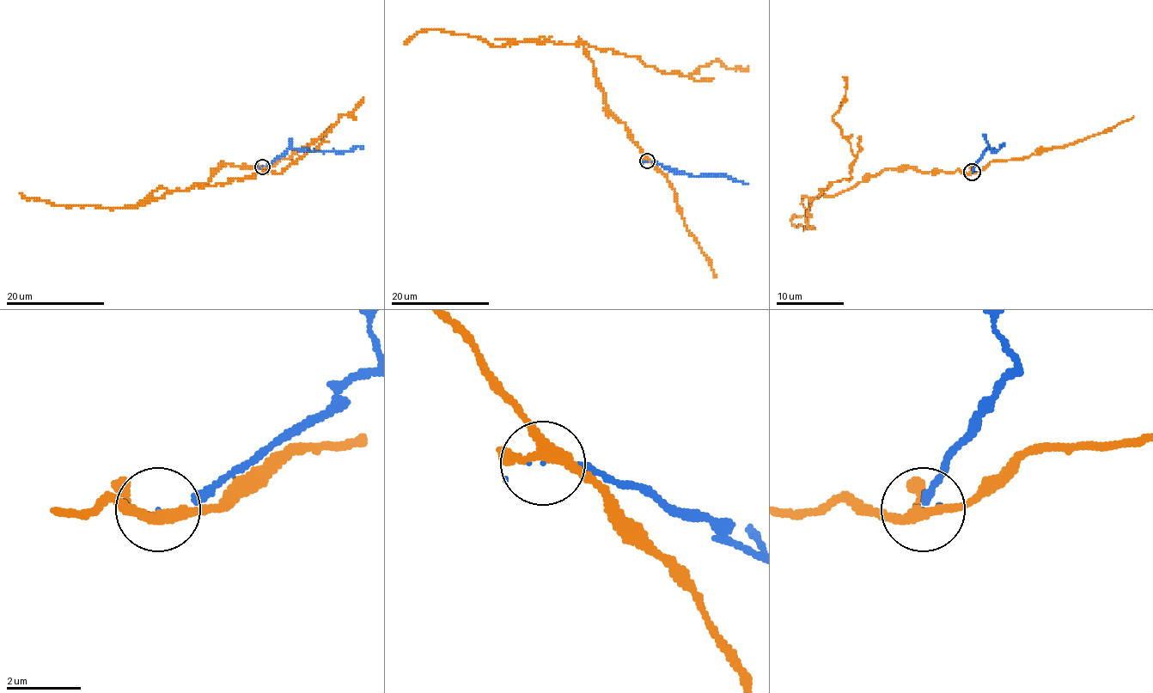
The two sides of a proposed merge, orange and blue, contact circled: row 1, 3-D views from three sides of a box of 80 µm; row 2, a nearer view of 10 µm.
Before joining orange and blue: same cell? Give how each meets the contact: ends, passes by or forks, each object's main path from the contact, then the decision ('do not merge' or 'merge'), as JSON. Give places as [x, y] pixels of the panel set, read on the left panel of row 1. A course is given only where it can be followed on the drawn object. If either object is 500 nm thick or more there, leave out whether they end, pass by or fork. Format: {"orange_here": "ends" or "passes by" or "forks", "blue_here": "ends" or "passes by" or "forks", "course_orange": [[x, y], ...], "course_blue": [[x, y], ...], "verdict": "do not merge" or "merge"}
{"orange_here": "forks", "blue_here": "passes by", "course_orange": [[262, 167], [220, 164], [206, 184], [198, 185], [228, 184], [259, 173], [281, 173], [363, 98]], "course_blue": [[262, 167], [269, 165], [289, 149], [341, 152], [356, 147], [363, 148]], "verdict": "do not merge"}

